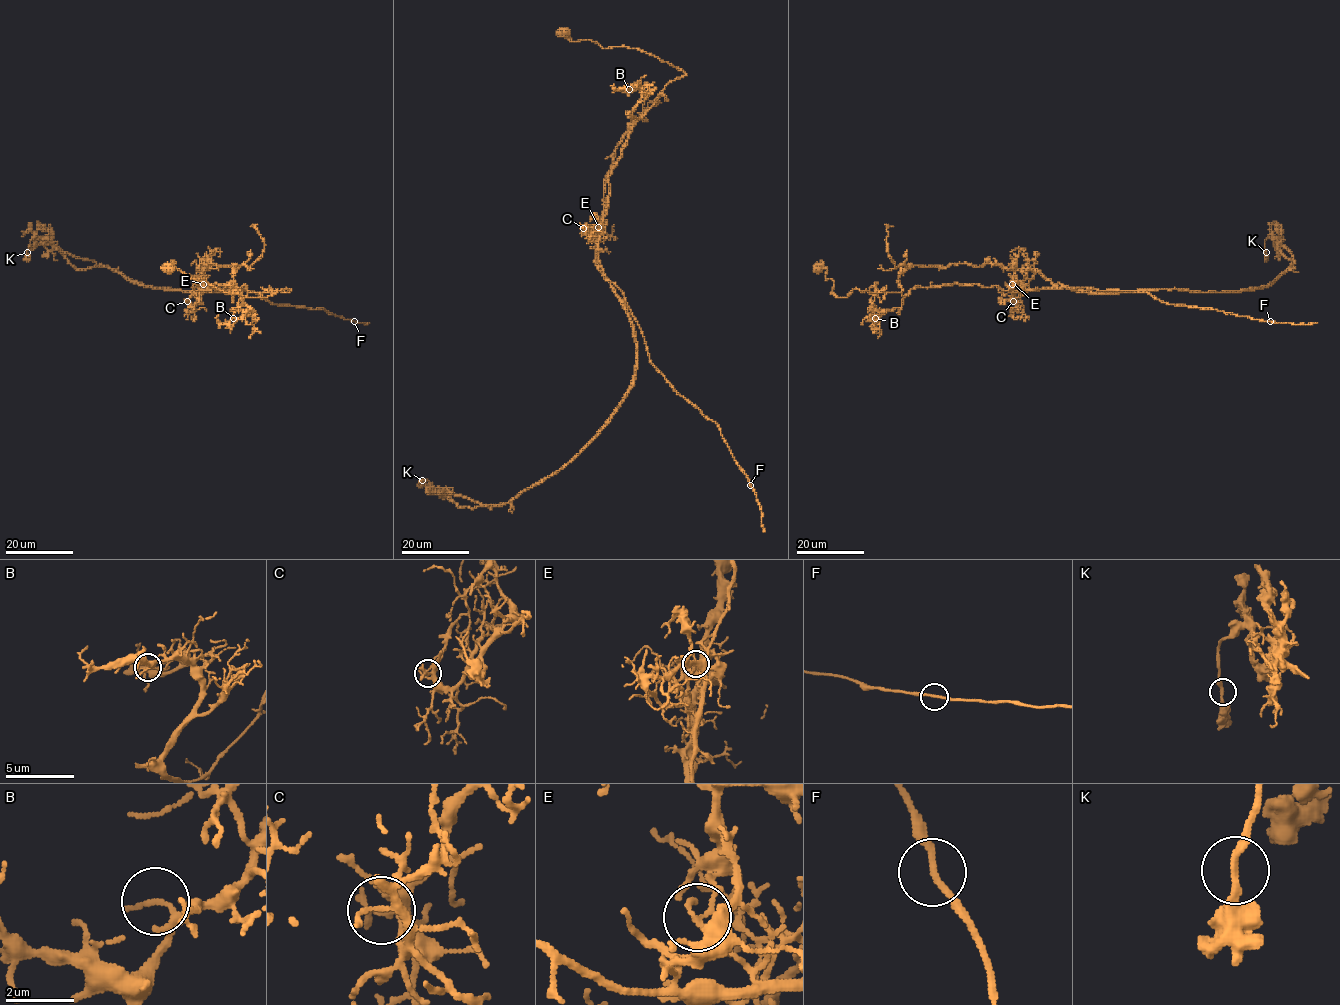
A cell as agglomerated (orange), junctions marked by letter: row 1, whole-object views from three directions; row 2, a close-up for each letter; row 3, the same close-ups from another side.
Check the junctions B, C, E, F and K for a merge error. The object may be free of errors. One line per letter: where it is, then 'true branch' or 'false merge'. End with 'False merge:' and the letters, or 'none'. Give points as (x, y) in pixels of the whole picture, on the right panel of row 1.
B: at (875, 318); true branch
C: at (1013, 301); true branch
E: at (1012, 284); false merge
F: at (1270, 321); true branch
K: at (1266, 252); true branch
False merge: E

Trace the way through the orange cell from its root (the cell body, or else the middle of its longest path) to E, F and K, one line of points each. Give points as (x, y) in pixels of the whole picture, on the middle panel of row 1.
E: (566, 32), (572, 41), (643, 50), (685, 73), (633, 126), (608, 177), (606, 213), (598, 227)
F: (566, 32), (685, 73), (636, 120), (608, 177), (597, 257), (650, 362), (718, 425), (750, 485)
K: (566, 32), (685, 73), (608, 177), (597, 257), (631, 323), (634, 385), (578, 453), (507, 502), (422, 480)

